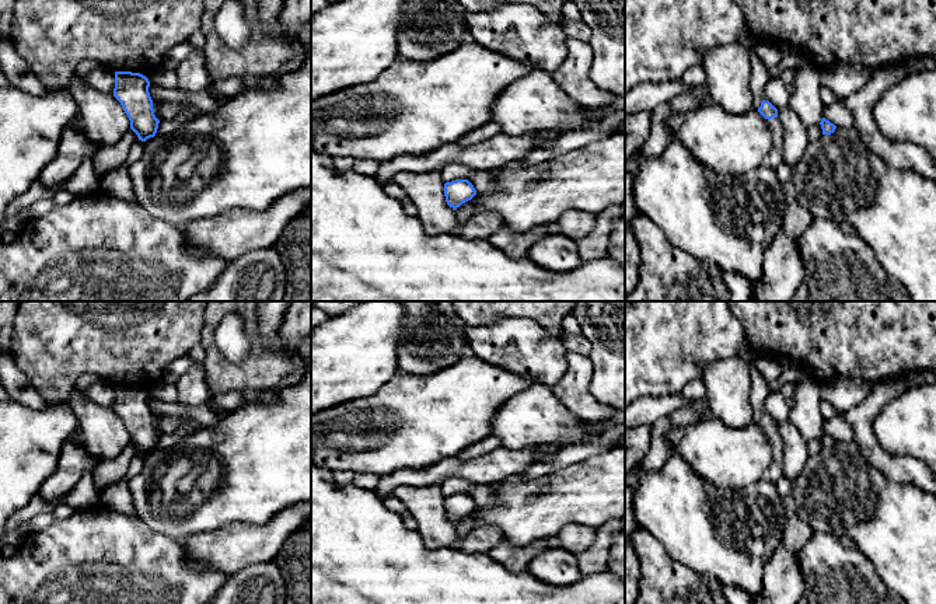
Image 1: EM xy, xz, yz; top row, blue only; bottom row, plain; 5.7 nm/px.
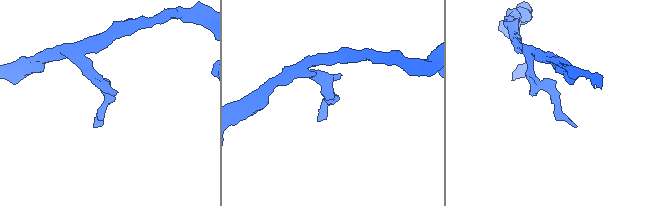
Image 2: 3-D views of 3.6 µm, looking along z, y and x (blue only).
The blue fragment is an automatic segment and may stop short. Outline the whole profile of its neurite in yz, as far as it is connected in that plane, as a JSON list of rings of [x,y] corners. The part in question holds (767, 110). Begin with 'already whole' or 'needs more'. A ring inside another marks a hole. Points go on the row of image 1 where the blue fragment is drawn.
needs more | [[[764,99],[758,108],[758,112],[766,119],[772,133],[772,149],[764,158],[762,165],[768,170],[778,170],[782,164],[782,125],[778,118],[778,109],[769,101]]]

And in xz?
already whole | [[[455,179],[444,184],[444,196],[450,207],[457,209],[476,195],[474,185],[468,179]]]

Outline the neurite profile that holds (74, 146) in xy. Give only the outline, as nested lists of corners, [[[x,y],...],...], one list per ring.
[[[67,126],[55,158],[41,172],[41,182],[46,188],[60,185],[74,174],[84,158],[92,160],[99,149],[101,146],[92,143],[85,133]]]

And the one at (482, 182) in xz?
[[[474,171],[468,181],[474,185],[476,193],[493,192],[495,186],[488,171]]]

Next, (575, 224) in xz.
[[[569,210],[559,219],[555,233],[577,242],[591,233],[594,221],[596,214],[581,210]]]

